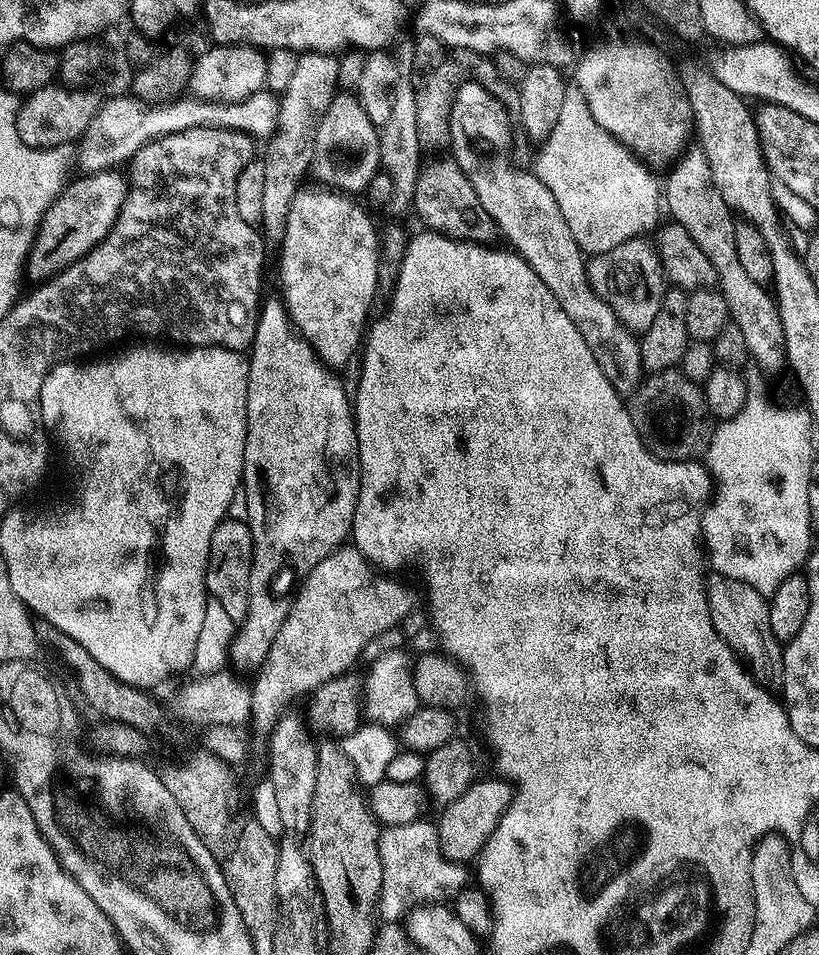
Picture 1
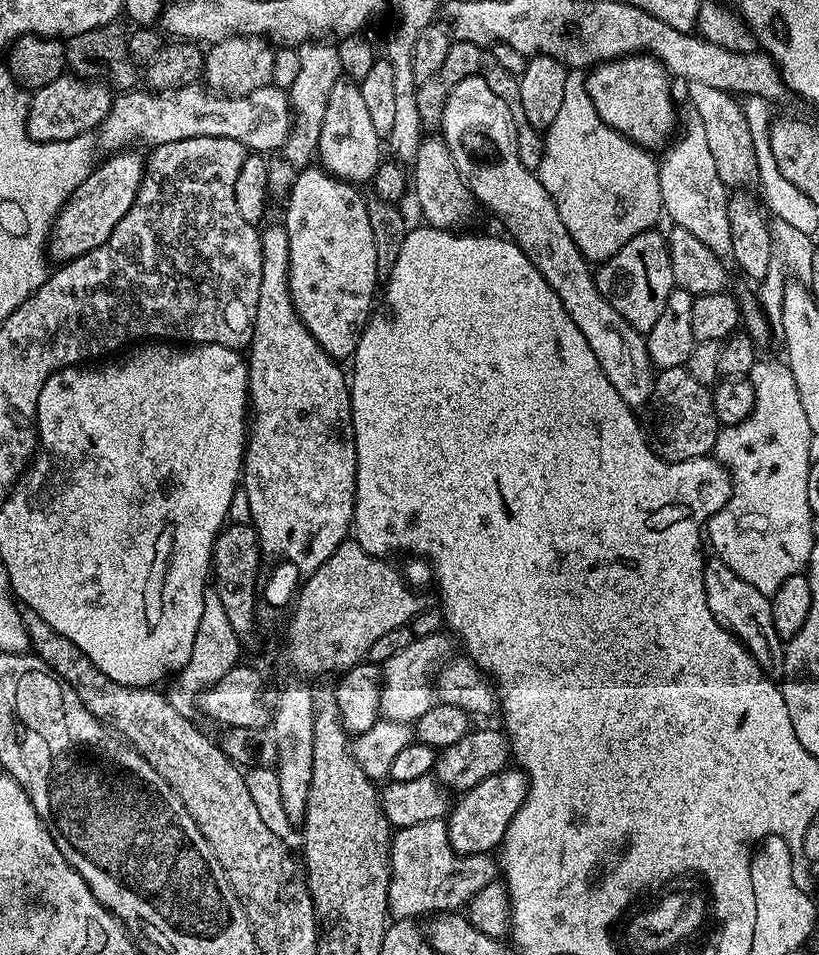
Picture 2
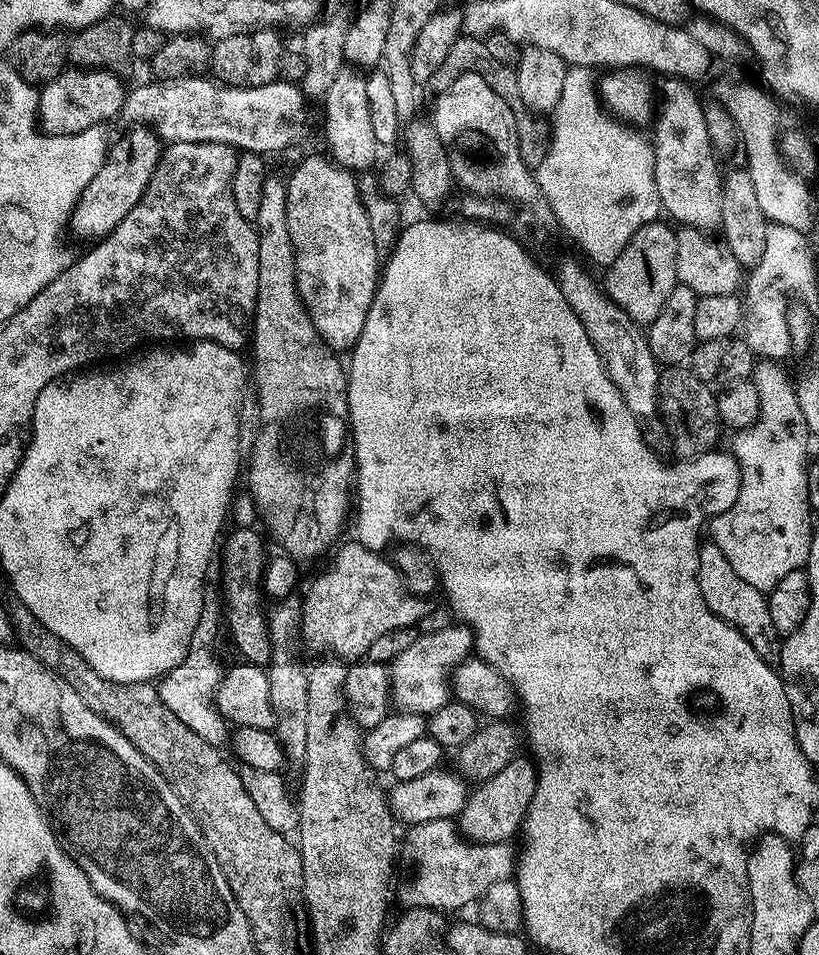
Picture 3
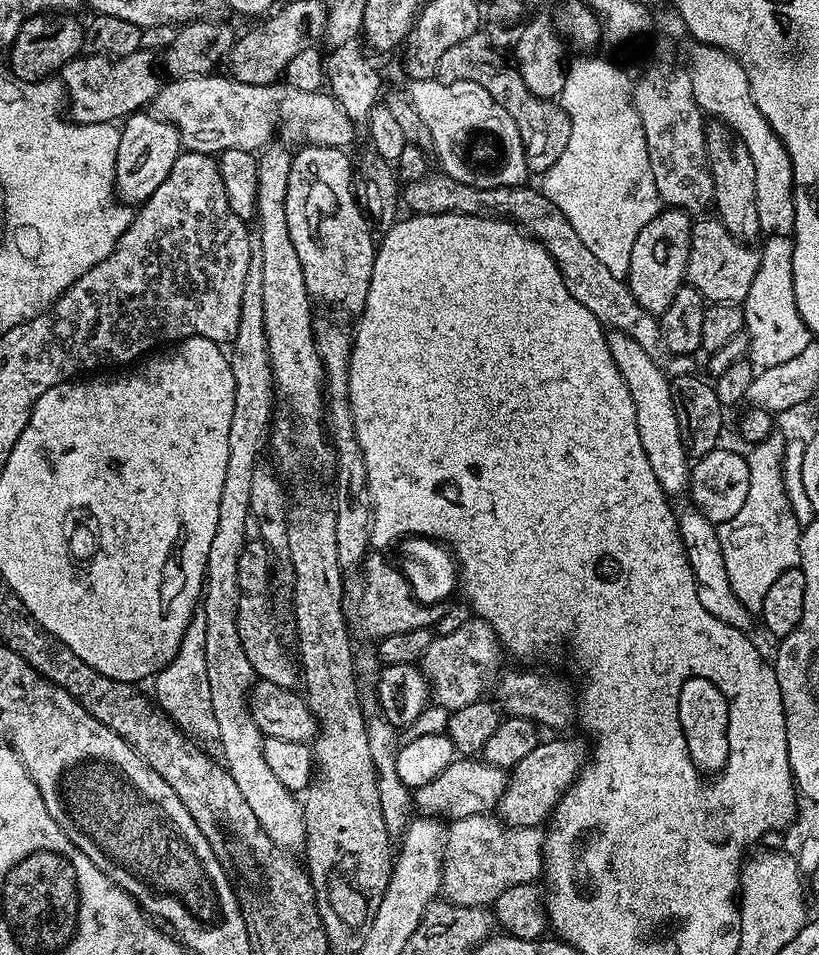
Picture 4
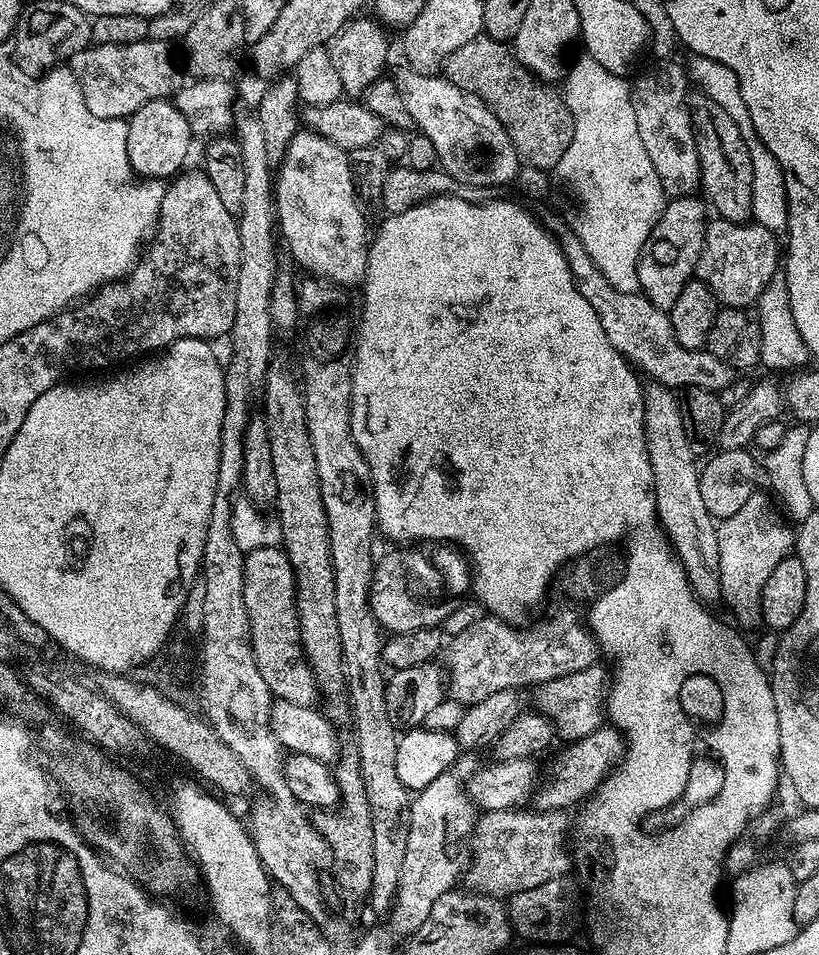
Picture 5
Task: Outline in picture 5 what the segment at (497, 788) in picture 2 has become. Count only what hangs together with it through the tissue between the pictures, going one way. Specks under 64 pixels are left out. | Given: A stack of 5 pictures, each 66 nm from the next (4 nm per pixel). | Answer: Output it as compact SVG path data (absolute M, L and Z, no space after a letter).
M602 726L586 738L571 741L565 748L568 749L552 764L552 780L546 781L545 784L543 781L534 793L534 804L539 811L572 810L572 807L575 809L587 800L621 759L626 740L615 728Z

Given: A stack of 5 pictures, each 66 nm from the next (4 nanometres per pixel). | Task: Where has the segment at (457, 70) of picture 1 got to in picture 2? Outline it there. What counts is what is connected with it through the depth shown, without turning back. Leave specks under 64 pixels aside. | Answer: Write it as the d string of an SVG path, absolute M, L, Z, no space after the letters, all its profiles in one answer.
M456 40L450 50L447 51L446 59L442 62L441 69L432 74L428 80L419 81L416 97L418 98L418 114L420 115L421 123L425 127L439 127L441 112L454 86L458 86L458 82L462 78L479 76L481 72L485 82L490 86L490 90L493 90L494 94L498 94L498 98L502 98L506 102L506 106L510 106L511 113L518 120L523 119L524 111L522 110L519 79L511 76L506 70L502 70L502 66L498 66L498 62L492 57L492 53L487 47L471 44L465 40Z

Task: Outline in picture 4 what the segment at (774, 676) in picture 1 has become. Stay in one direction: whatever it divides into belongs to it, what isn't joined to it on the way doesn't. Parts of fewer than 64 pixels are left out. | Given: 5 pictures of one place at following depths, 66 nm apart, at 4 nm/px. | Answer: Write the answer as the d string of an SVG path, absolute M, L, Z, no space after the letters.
M688 508L678 516L680 537L686 550L686 558L690 562L690 570L694 574L694 582L698 586L698 602L714 614L722 622L741 630L748 630L754 620L753 613L748 611L742 602L738 602L738 594L730 587L730 580L726 574L726 558L722 558L722 546L718 542L717 525L711 524L706 517L694 509Z

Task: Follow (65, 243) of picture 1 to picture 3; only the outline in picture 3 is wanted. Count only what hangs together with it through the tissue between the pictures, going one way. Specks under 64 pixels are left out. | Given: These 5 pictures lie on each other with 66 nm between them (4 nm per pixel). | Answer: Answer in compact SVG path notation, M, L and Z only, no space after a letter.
M132 126L129 129L117 144L115 141L109 147L108 159L76 204L71 223L82 236L103 238L113 232L118 222L122 222L122 218L126 218L126 214L130 214L130 210L138 206L150 178L156 173L162 155L160 137L148 126Z

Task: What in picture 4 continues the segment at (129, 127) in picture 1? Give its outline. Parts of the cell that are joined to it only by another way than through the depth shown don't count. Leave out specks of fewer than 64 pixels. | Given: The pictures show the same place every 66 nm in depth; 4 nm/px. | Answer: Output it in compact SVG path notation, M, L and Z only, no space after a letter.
M227 74L206 76L178 76L169 79L161 87L154 101L155 115L168 120L178 130L180 143L190 152L219 154L226 150L256 152L273 143L276 127L284 120L283 139L292 146L326 146L327 148L351 149L357 125L342 110L342 106L327 91L311 92L311 87L294 90L283 82L266 86L250 86L246 82L233 80Z

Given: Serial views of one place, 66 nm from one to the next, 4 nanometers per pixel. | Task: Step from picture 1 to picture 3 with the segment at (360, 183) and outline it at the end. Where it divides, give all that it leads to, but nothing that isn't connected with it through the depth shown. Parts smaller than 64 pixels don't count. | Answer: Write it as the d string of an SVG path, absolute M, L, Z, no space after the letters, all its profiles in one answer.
M345 66L334 77L332 85L322 97L324 114L328 118L328 148L331 159L341 168L368 170L377 163L378 145L374 138L374 125L370 122L370 102L367 94L368 81L363 71Z

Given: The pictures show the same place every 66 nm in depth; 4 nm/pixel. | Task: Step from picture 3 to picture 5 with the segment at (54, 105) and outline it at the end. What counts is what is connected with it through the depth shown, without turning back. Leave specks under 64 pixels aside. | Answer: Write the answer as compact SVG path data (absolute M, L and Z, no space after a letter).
M146 39L126 46L92 44L74 54L70 67L78 78L90 114L103 120L122 120L133 116L146 102L175 97L182 87L182 79L172 50L172 44Z

